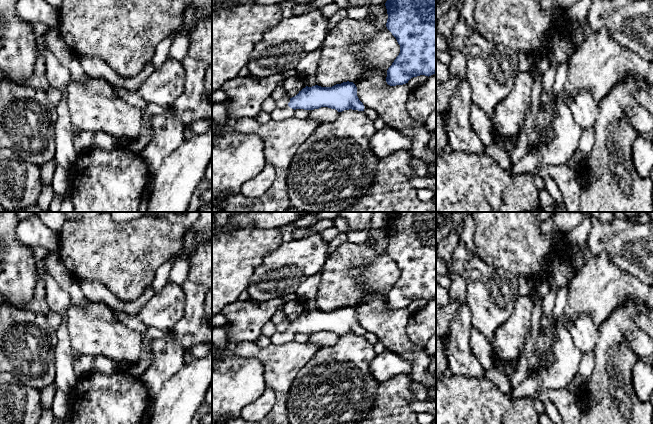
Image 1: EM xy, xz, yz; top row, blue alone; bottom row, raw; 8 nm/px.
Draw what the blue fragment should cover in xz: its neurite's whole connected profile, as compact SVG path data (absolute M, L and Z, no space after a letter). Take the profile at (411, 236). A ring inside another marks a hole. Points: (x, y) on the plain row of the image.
M391 212L385 227L387 253L400 269L400 277L387 294L390 310L403 309L420 299L436 297L436 212Z

